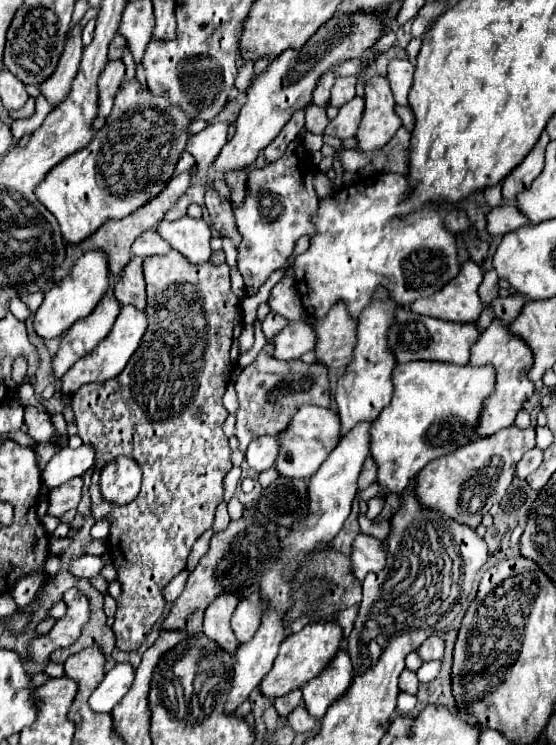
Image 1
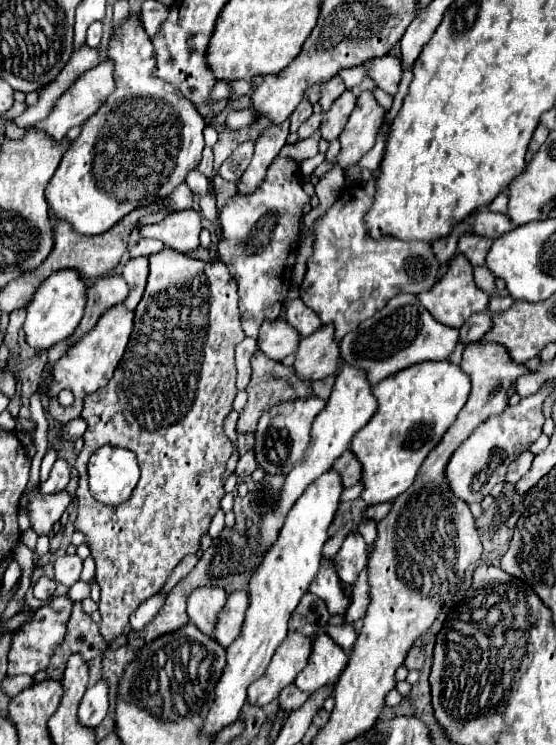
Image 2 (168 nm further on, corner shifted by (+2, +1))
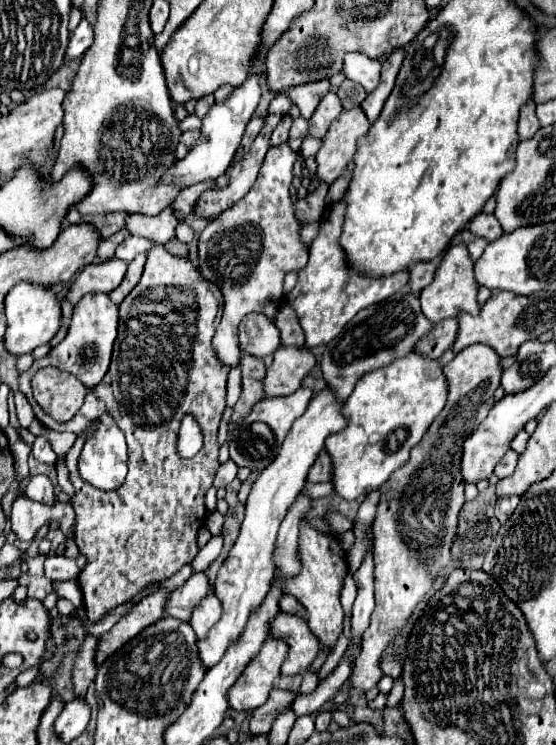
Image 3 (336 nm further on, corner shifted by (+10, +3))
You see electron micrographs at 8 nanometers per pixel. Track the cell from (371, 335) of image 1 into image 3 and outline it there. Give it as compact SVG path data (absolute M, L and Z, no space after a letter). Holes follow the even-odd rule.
M329 389L317 393L309 403L309 409L291 425L277 457L259 473L257 481L253 483L253 489L247 497L247 509L239 537L233 549L229 551L229 557L221 565L215 581L215 595L223 605L223 615L211 627L207 639L197 641L199 659L205 669L211 669L221 661L229 645L233 645L233 641L237 641L245 631L249 615L257 611L261 607L261 601L267 597L273 581L273 551L277 543L279 525L285 519L287 509L301 493L307 471L317 459L317 453L323 449L325 437L341 431L345 427L343 419L345 417L341 415L341 403L333 399L333 393Z

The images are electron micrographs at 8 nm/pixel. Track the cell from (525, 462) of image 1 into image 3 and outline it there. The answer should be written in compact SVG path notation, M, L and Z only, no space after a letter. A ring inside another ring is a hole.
M509 449L507 453L505 453L505 457L495 465L495 475L499 477L499 479L505 479L505 477L509 477L513 471L515 471L515 467L517 467L517 453L513 451L513 449Z

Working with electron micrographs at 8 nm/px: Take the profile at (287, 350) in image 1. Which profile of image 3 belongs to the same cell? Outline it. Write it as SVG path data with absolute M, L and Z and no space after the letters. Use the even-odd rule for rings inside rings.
M249 313L239 323L239 347L253 357L265 357L275 353L281 345L277 327L263 313Z

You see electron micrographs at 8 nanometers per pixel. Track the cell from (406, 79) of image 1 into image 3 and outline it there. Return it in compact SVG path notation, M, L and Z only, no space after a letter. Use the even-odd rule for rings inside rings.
M349 53L349 55L345 55L343 73L349 81L359 83L369 93L377 87L379 73L381 73L381 63L375 61L375 59L369 59L361 53Z

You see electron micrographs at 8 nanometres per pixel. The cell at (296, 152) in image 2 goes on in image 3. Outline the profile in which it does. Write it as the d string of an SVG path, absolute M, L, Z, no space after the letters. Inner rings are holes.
M323 79L323 81L315 81L315 83L303 83L303 85L297 85L297 87L291 87L287 91L289 99L299 107L301 116L306 120L309 120L313 115L313 109L317 109L321 97L329 91L329 81Z

